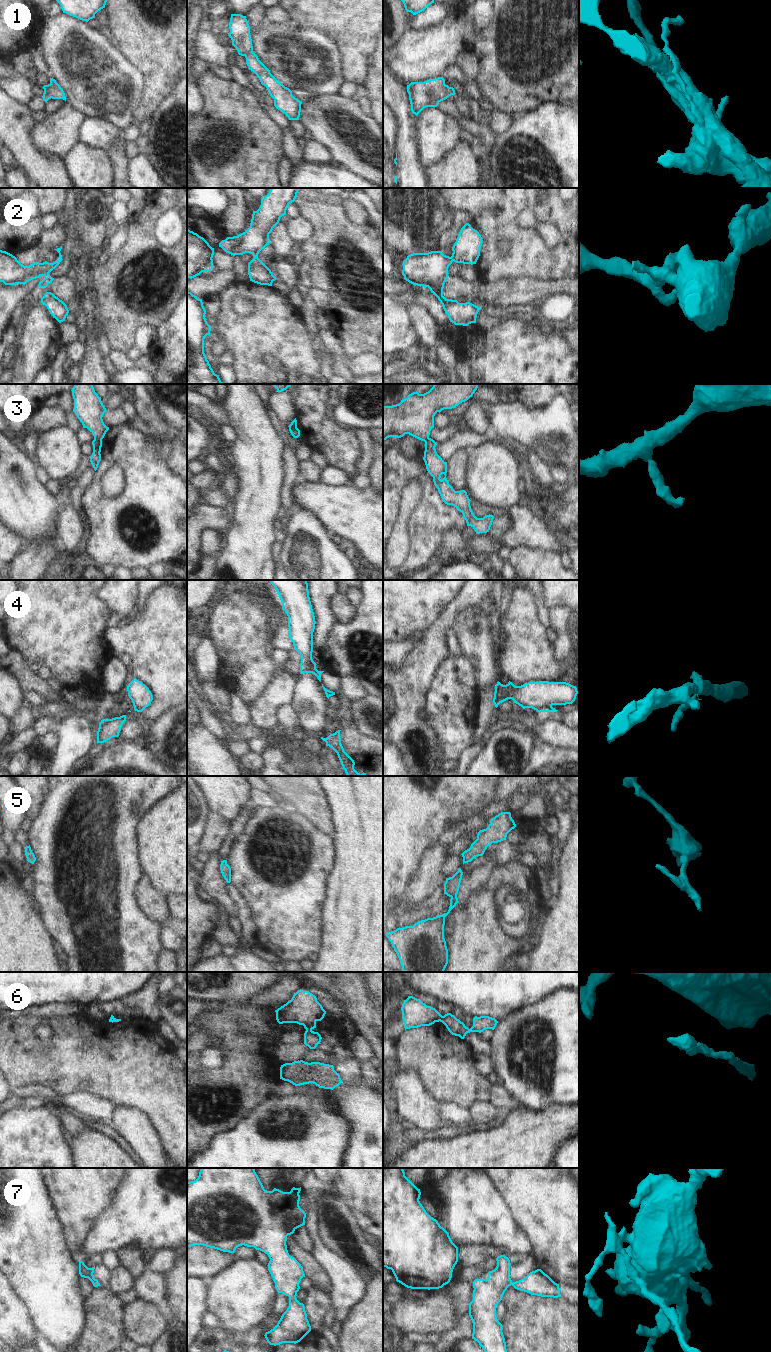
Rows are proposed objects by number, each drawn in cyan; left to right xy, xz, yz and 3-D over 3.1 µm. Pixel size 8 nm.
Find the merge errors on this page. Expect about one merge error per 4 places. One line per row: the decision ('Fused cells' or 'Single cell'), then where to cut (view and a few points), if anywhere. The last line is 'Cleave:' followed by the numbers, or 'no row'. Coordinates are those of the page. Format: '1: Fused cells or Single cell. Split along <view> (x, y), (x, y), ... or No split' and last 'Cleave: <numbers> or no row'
1: Single cell. No split
2: Single cell. No split
3: Fused cells. Split along xy (94, 438), (101, 439)
4: Fused cells. Split along yz (551, 706), (542, 706), (536, 710)
5: Single cell. No split
6: Fused cells. Split along xz (306, 1029), (311, 1030)
7: Single cell. No split
Cleave: 3, 4, 6.

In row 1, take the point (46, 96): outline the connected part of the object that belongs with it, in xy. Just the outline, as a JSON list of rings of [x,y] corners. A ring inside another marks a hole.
[[[50,78],[50,83],[48,85],[44,85],[43,89],[44,89],[44,93],[42,98],[45,102],[47,102],[51,98],[63,99],[66,101],[65,93],[55,79]]]

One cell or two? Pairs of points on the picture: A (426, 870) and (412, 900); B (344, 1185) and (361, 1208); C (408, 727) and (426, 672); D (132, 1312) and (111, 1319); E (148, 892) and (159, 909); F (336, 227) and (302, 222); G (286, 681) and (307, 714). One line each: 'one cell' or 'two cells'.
A: one cell
B: one cell
C: one cell
D: two cells
E: one cell
F: two cells
G: two cells

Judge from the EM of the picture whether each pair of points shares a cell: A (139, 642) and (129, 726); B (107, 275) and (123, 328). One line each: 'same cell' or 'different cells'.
A: different cells
B: same cell

